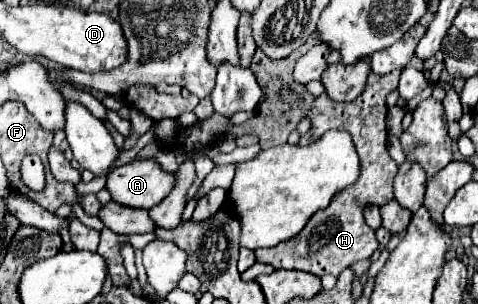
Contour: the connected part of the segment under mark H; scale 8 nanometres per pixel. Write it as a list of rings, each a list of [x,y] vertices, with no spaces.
[[[395,69],[387,75],[369,73],[365,91],[351,103],[335,103],[325,93],[319,95],[311,109],[305,113],[305,117],[311,121],[311,141],[317,141],[325,131],[339,129],[349,131],[355,143],[355,149],[359,153],[359,165],[361,173],[353,185],[343,189],[343,193],[335,193],[331,199],[331,205],[327,209],[315,213],[311,221],[307,223],[307,229],[299,233],[299,237],[293,237],[291,241],[283,241],[283,245],[275,245],[269,249],[255,249],[255,259],[259,263],[267,263],[273,269],[295,269],[295,271],[307,271],[317,277],[323,275],[339,275],[343,269],[347,269],[351,263],[369,259],[379,243],[375,239],[375,231],[367,227],[363,219],[363,209],[367,203],[389,203],[393,199],[393,177],[397,173],[397,163],[387,153],[387,95],[397,89],[401,71]]]

